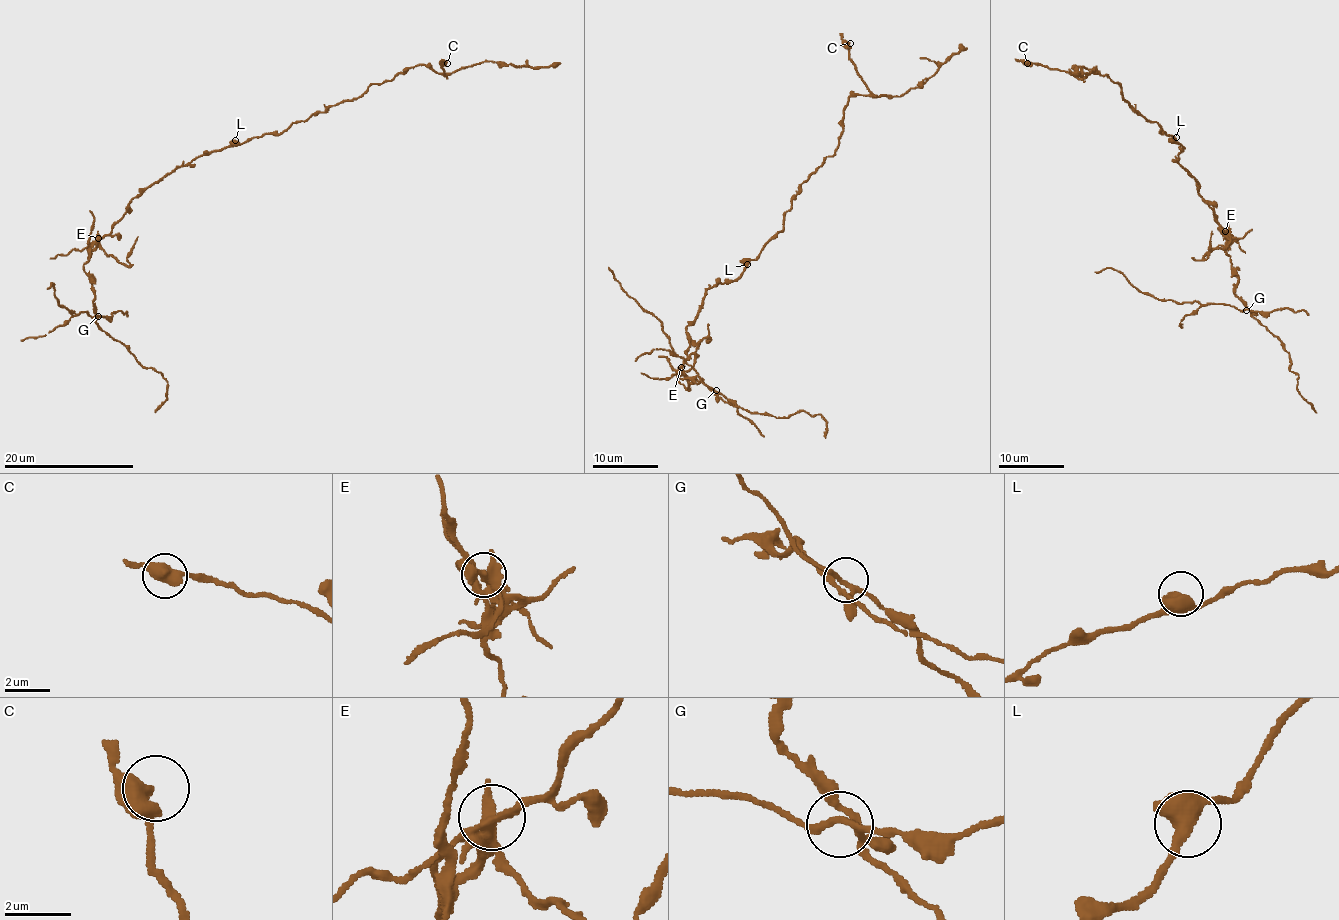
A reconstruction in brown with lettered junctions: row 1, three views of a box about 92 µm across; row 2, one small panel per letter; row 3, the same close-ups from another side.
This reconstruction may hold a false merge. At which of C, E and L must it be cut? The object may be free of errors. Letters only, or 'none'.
E

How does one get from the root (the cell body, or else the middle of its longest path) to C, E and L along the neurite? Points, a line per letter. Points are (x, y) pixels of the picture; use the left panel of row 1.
C: (211, 153), (279, 134), (418, 65), (444, 75), (440, 62), (447, 63)
E: (211, 153), (195, 156), (141, 191), (132, 199), (123, 218), (112, 226), (112, 231), (99, 239)
L: (211, 153), (220, 151), (235, 140)

